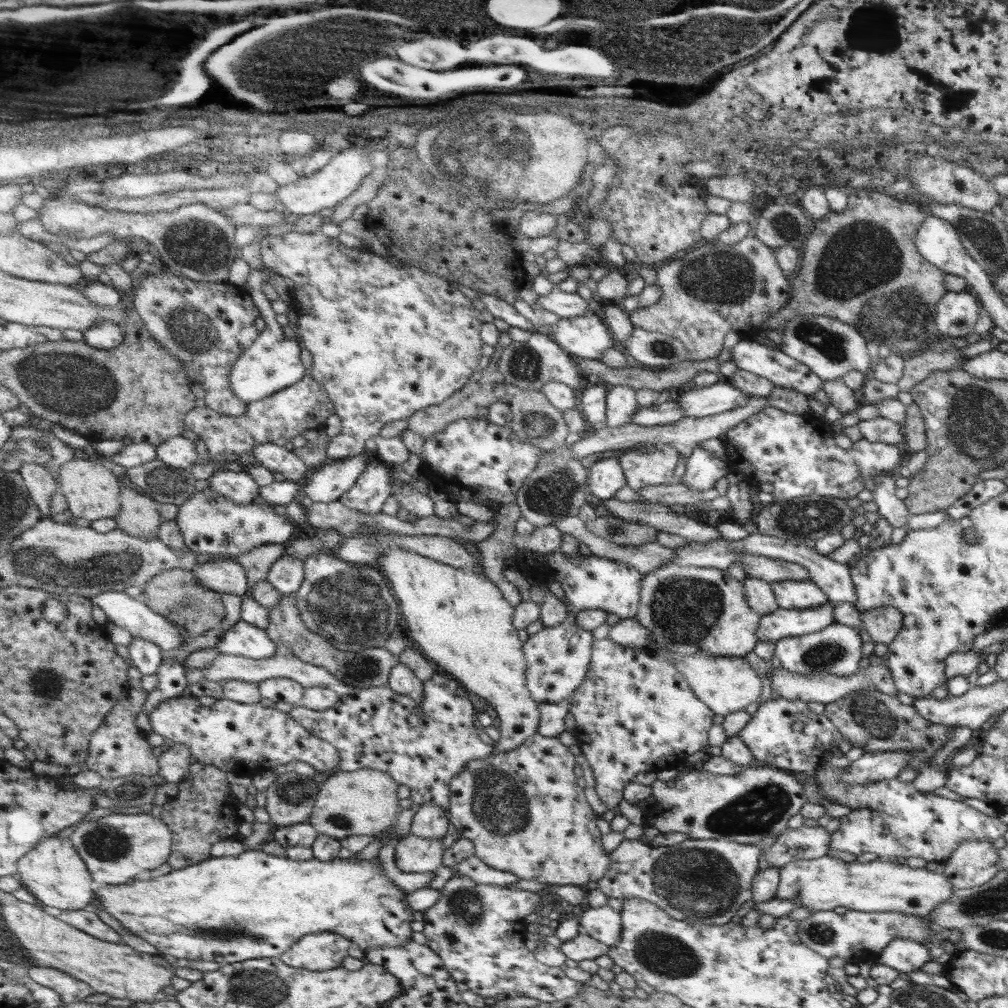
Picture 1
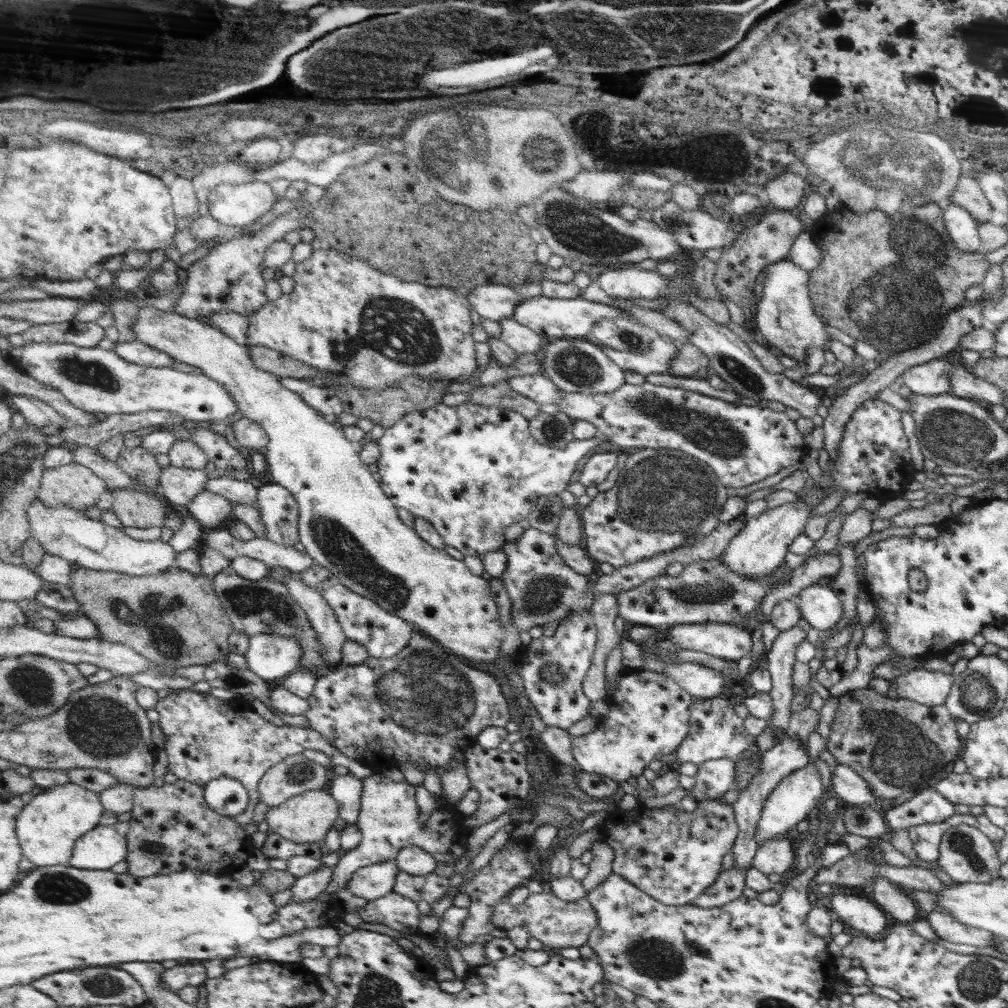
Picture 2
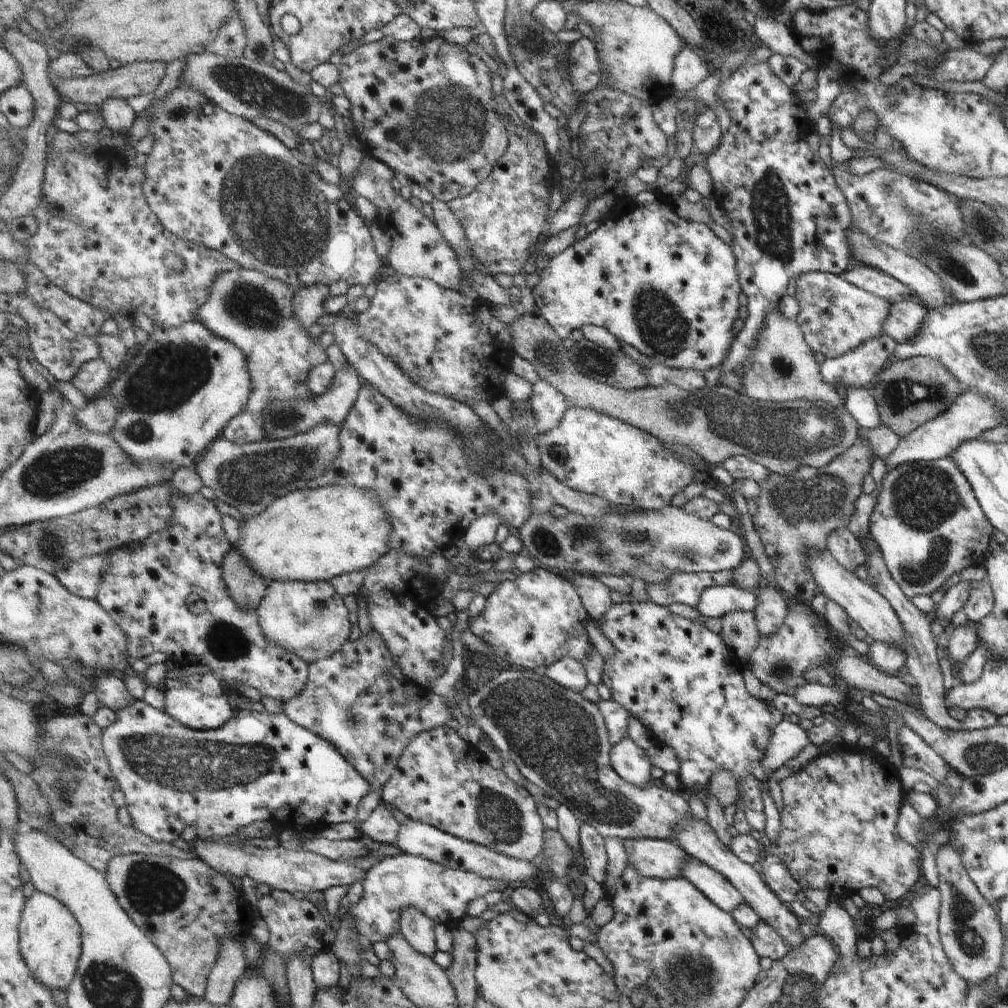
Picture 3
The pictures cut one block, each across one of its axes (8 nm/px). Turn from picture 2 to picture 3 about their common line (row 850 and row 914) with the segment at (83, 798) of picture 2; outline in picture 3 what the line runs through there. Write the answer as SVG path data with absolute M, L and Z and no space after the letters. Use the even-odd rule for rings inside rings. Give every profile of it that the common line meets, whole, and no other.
M39 893L27 898L20 922L21 950L30 973L51 993L67 990L76 978L83 954L82 926L65 903L55 897Z

